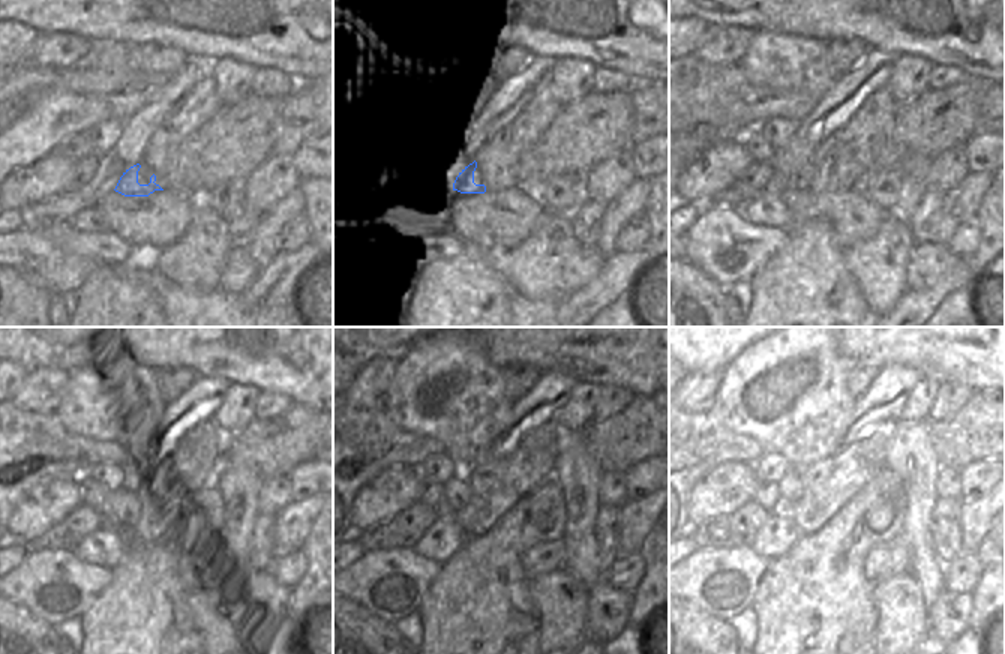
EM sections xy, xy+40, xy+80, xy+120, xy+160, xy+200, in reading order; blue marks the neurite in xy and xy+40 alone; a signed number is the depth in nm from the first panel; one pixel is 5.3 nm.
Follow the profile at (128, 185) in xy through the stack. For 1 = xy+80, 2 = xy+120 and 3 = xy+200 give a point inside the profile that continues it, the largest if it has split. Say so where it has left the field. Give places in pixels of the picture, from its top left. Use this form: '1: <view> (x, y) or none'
1: xy+80 (800, 180)
2: xy+120 (119, 509)
3: xy+200 (791, 486)

